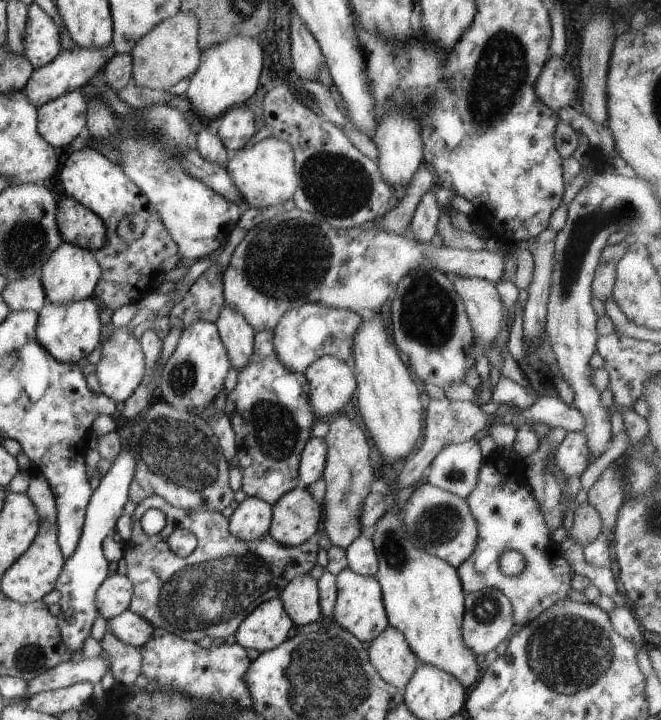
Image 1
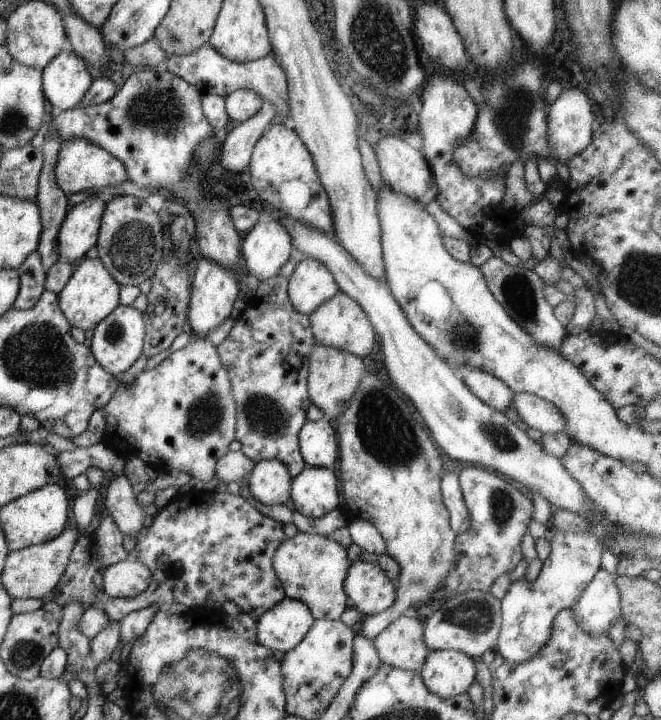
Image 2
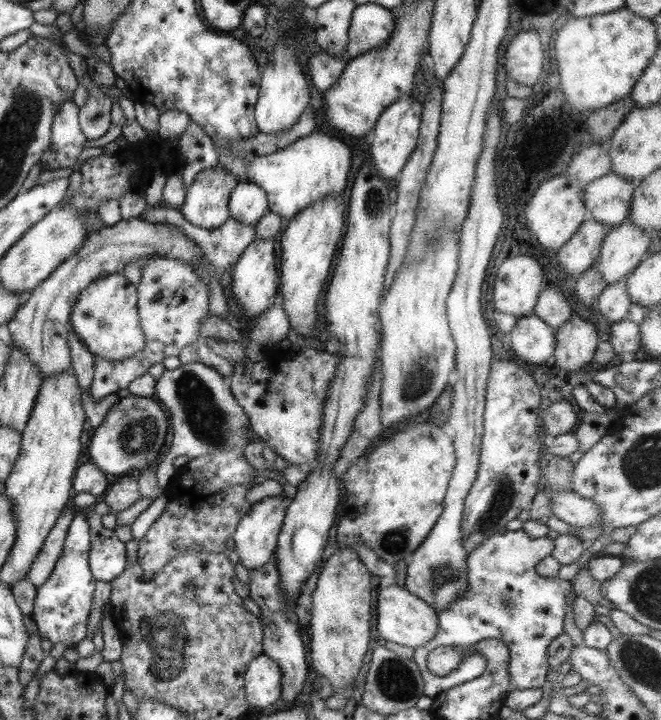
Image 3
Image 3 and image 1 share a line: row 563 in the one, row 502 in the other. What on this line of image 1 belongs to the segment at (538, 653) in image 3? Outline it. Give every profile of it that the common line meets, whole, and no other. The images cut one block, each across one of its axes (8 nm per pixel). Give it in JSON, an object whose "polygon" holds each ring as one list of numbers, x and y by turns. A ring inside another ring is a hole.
{"polygon":[[496,451,482,459,479,472,477,472,475,486,465,498,471,516,475,520,477,540,475,541,473,552,455,570,465,595,485,587,499,589,507,597,507,600,511,602,513,622,519,624,519,626,526,625,534,618,537,618,553,602,565,599,567,594,571,592,570,580,574,575,571,566,563,558,562,546,551,539,551,530,545,524,545,518,543,518,541,510,539,510,539,504,533,498,533,491,523,478,521,469,522,465,520,463,518,464,516,461,506,463,504,457],[503,550,515,550,515,552,523,554,525,568,519,574,515,574,515,576,501,574,497,560,499,560,499,554]]}

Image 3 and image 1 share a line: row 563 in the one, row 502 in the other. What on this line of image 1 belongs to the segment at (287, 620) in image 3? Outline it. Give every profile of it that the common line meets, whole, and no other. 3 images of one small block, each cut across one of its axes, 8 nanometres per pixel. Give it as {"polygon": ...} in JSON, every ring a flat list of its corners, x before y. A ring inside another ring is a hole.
{"polygon":[[273,329,256,332,253,339,253,352,247,364,237,372,235,388,225,396,223,408,234,432,237,468,242,474,241,490,249,498,259,498,267,504,273,504,285,492,293,490,299,484,298,466,301,451,311,437,311,425,315,420,309,400,309,385,305,375,291,372,279,362,273,348]]}

